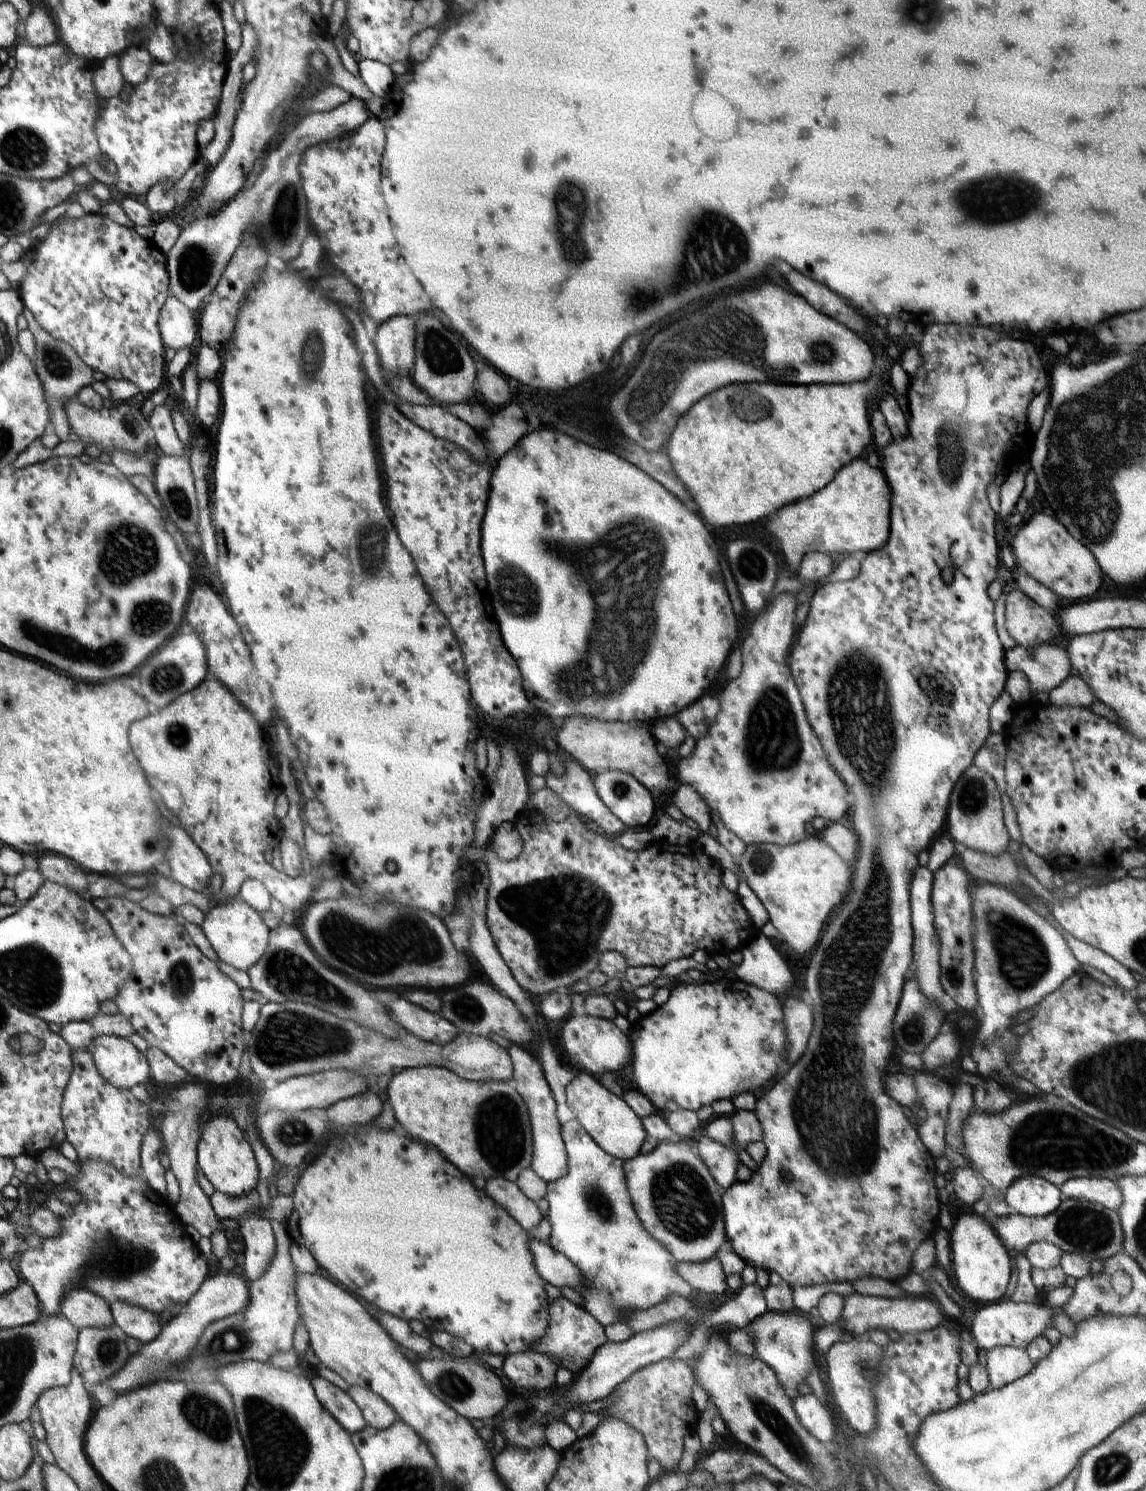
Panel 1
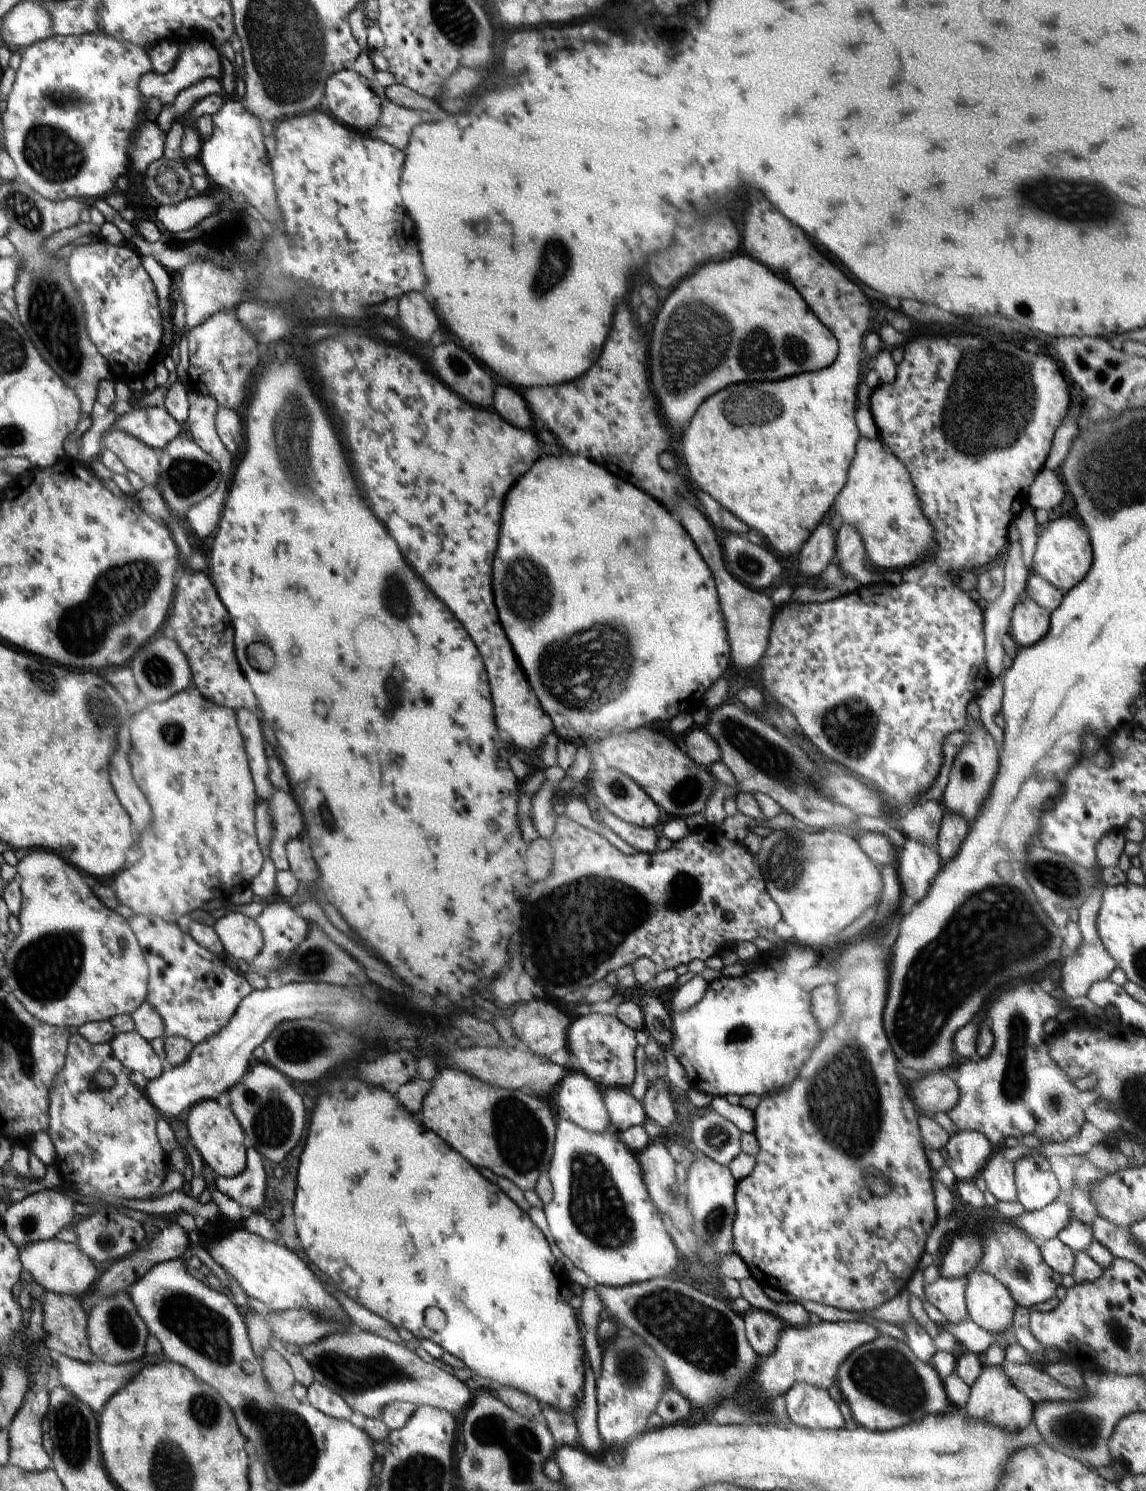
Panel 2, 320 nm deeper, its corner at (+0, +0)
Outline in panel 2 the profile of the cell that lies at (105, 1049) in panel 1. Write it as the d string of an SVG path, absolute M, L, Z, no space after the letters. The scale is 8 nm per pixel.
M137 1032L117 1033L109 1045L123 1066L131 1072L141 1072L148 1081L165 1071L150 1042Z

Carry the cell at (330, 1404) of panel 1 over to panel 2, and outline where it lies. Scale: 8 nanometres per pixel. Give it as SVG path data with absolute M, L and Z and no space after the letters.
M316 1381L307 1388L306 1401L320 1412L337 1419L348 1421L354 1412L343 1398Z

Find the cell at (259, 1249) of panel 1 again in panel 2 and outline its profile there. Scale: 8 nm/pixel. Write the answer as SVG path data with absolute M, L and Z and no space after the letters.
M247 1145L247 1163L245 1169L232 1178L216 1176L213 1184L216 1188L235 1200L245 1212L259 1212L264 1208L266 1172L262 1165L261 1154Z

